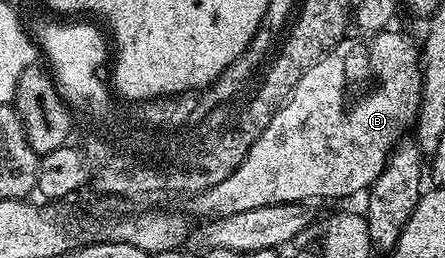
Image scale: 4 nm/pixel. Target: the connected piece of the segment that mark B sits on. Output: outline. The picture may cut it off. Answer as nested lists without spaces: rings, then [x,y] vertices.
[[[385,30],[373,34],[363,35],[363,40],[350,40],[344,38],[335,46],[335,48],[327,52],[311,68],[302,75],[300,82],[292,90],[292,94],[287,98],[282,109],[272,118],[272,122],[268,122],[268,126],[264,130],[264,134],[260,134],[260,138],[256,138],[256,142],[252,146],[252,150],[248,150],[248,154],[244,158],[244,162],[240,162],[240,166],[228,178],[224,178],[224,182],[216,182],[216,186],[212,186],[208,190],[198,193],[197,199],[193,199],[187,195],[184,200],[187,213],[194,213],[205,218],[217,218],[220,216],[231,216],[237,212],[244,210],[252,210],[260,206],[272,206],[273,204],[296,204],[299,202],[311,202],[319,196],[322,200],[334,200],[337,196],[354,196],[357,192],[365,193],[374,180],[382,173],[386,165],[386,159],[390,157],[391,152],[398,147],[402,136],[407,135],[408,129],[418,118],[418,105],[422,102],[422,69],[420,67],[420,48],[417,43],[414,44],[406,36],[401,36],[393,30]]]

